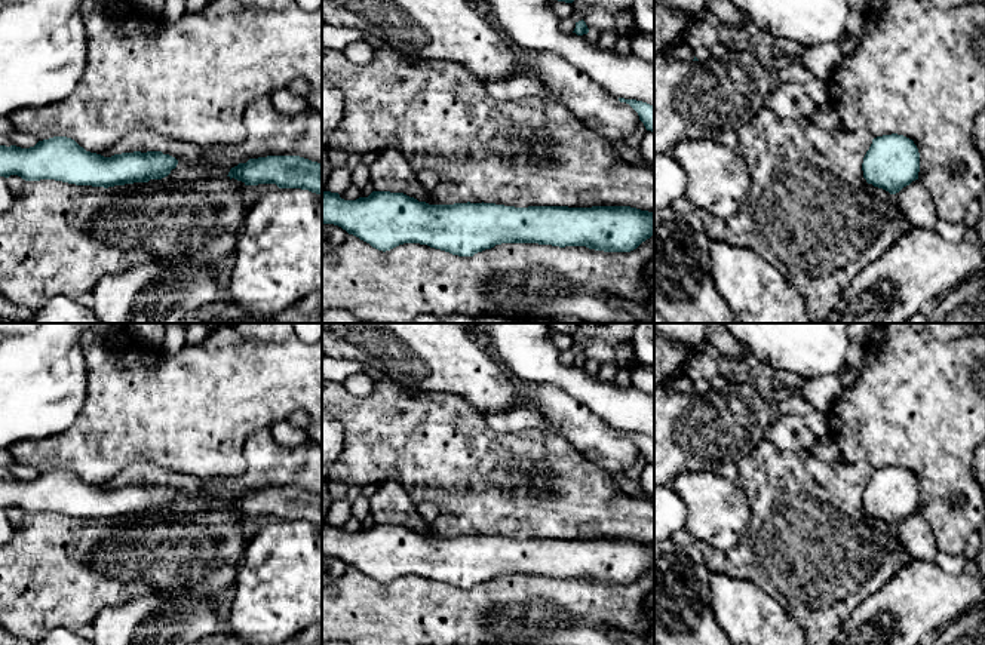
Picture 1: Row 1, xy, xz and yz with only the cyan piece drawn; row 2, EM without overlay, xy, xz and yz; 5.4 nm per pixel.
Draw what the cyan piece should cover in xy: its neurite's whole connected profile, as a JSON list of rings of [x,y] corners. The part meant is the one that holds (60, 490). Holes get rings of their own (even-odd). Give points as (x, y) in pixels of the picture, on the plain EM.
[[[53,469],[39,473],[34,479],[21,480],[16,477],[0,477],[0,509],[9,510],[18,507],[25,513],[55,512],[76,517],[114,519],[134,515],[148,515],[162,512],[175,501],[178,492],[162,483],[134,483],[104,489],[86,483],[74,472],[67,469]]]

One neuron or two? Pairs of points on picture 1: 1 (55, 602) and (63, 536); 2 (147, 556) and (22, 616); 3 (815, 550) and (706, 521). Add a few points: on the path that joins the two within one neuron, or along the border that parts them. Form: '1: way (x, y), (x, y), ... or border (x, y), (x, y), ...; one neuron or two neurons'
1: way (55, 586), (58, 552); one neuron
2: way (116, 556), (71, 567), (54, 584); one neuron
3: border (748, 497), (751, 519), (739, 540), (726, 553); two neurons

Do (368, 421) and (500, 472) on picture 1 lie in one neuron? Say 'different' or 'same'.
same

